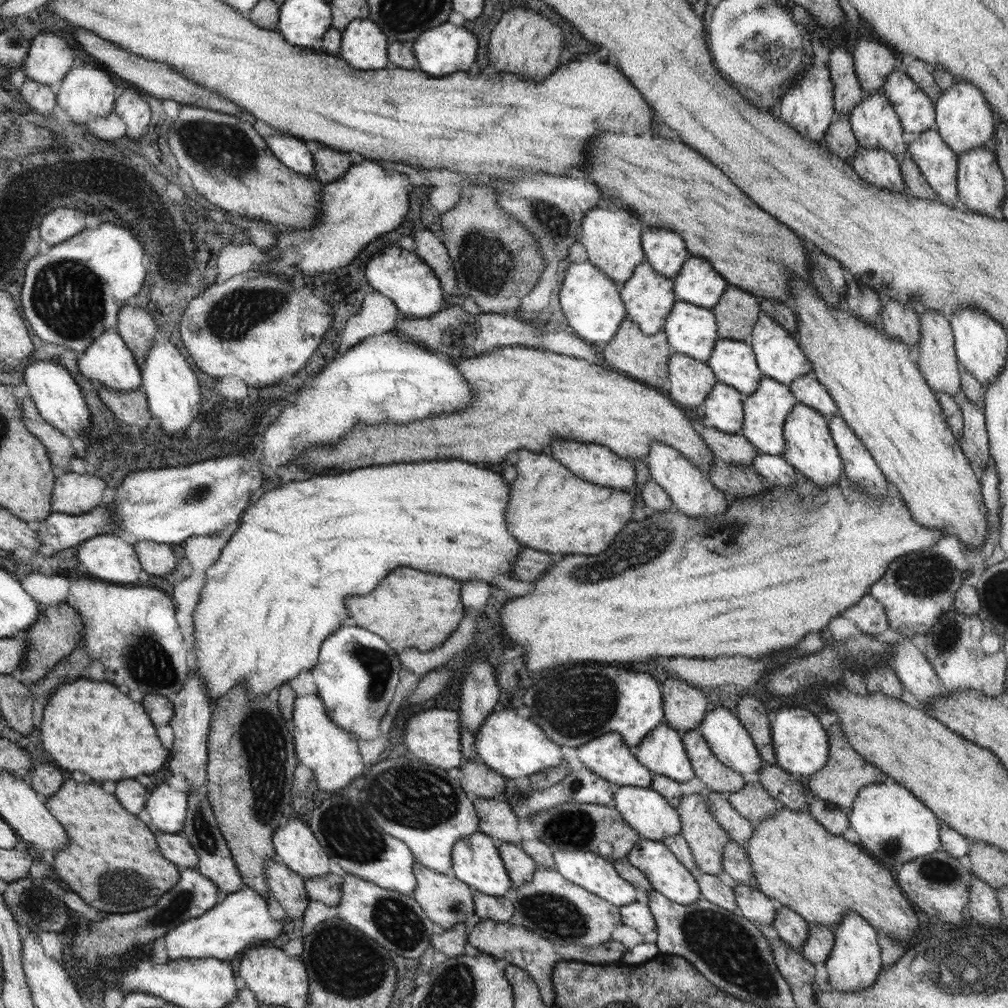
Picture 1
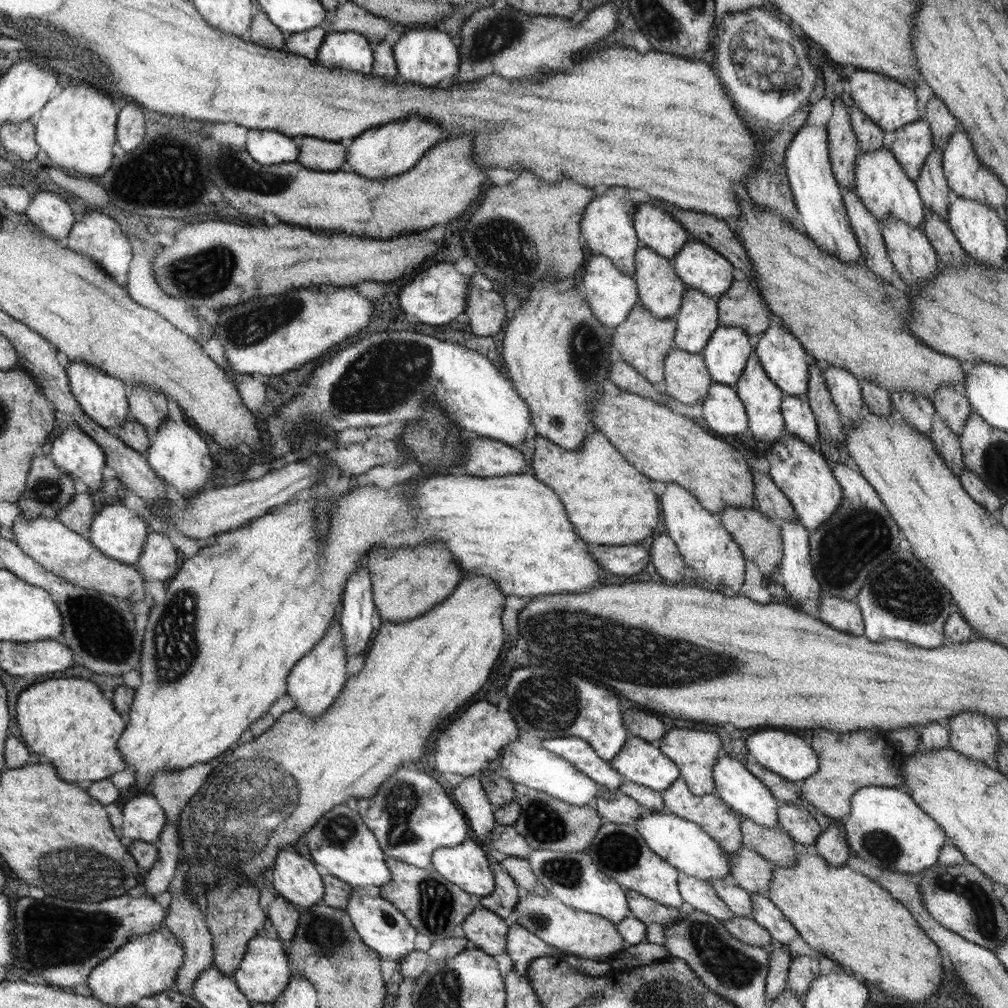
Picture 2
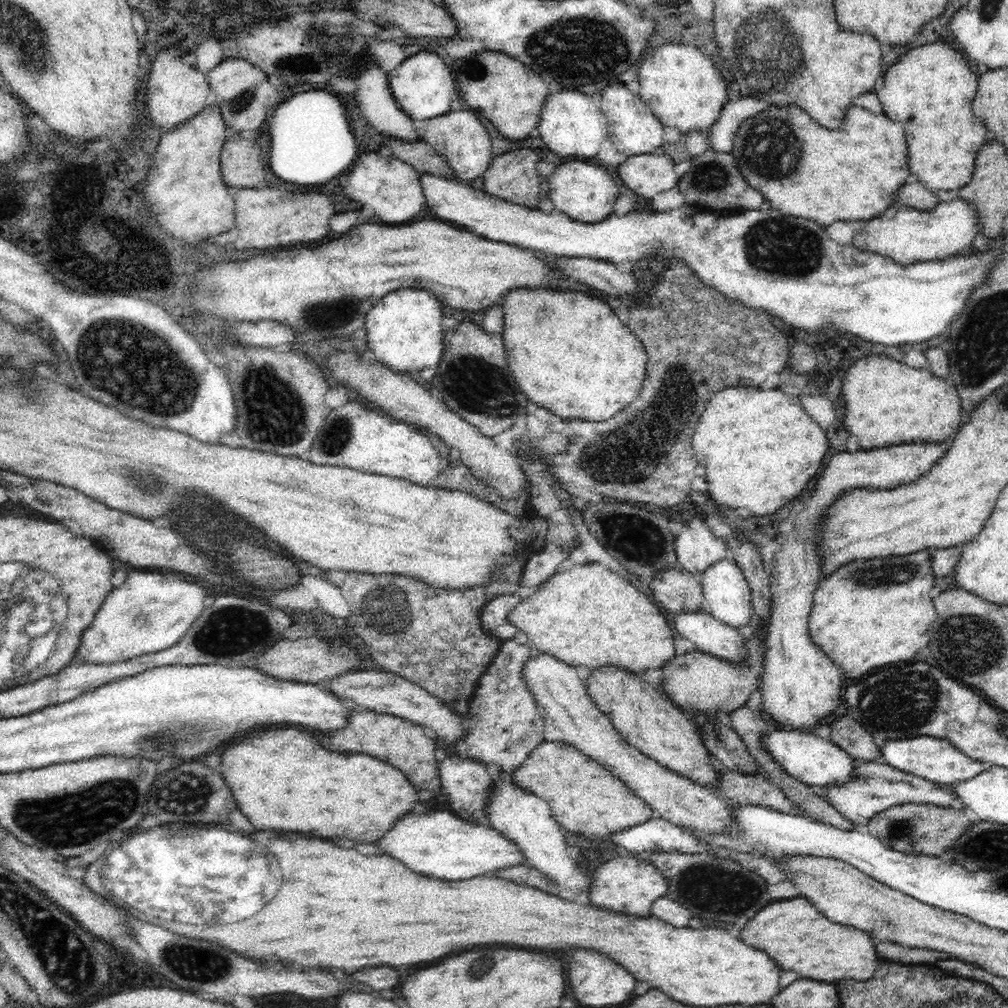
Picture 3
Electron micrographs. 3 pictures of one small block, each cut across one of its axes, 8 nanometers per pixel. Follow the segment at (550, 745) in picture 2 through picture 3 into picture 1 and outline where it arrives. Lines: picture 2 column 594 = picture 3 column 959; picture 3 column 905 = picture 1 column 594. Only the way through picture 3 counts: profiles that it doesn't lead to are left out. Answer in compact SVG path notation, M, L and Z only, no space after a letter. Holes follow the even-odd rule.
M606 733L578 748L578 759L595 774L618 786L649 788L653 772L636 758L620 733Z

